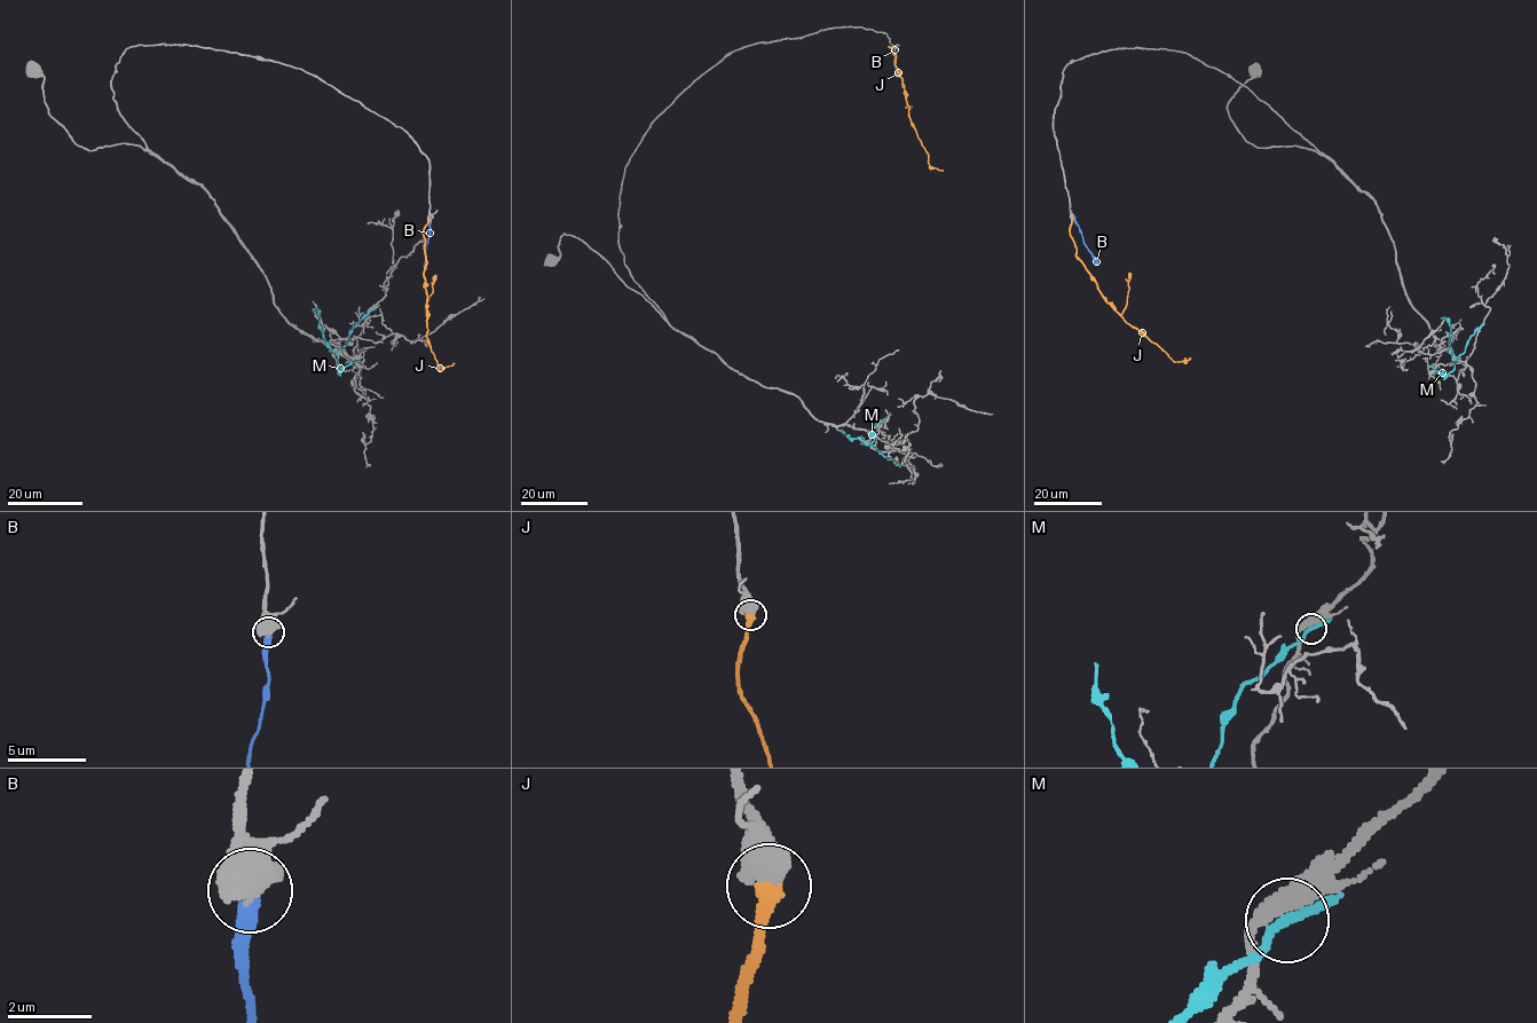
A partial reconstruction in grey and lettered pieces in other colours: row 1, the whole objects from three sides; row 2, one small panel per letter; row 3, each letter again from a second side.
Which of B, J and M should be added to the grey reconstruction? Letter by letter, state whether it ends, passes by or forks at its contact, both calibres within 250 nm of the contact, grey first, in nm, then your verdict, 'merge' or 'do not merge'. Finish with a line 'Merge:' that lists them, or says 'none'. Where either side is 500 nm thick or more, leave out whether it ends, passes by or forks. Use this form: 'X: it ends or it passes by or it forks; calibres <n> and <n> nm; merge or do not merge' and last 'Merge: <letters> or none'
B: calibres 700 and 480 nm; do not merge
J: calibres 550 and 400 nm; merge
M: it passes by; calibres 380 and 200 nm; do not merge
Merge: J

